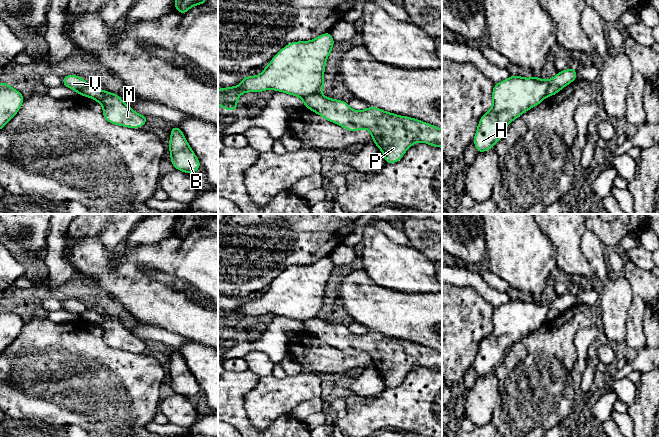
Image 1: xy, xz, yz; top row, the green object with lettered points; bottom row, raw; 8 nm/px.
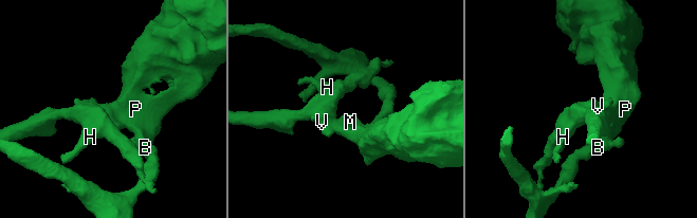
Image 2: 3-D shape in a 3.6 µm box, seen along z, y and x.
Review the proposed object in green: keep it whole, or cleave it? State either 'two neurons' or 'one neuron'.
two neurons

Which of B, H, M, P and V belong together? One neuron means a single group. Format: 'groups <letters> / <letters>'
groups B M P / H V

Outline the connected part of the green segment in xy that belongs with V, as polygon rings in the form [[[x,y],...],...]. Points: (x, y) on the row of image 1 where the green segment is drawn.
[[[66,75],[62,76],[63,86],[66,88],[73,89],[77,92],[77,95],[82,95],[82,91],[87,86],[86,81],[81,76],[77,75]]]

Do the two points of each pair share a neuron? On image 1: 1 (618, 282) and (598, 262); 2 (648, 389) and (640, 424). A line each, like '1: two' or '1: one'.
1: one
2: one

